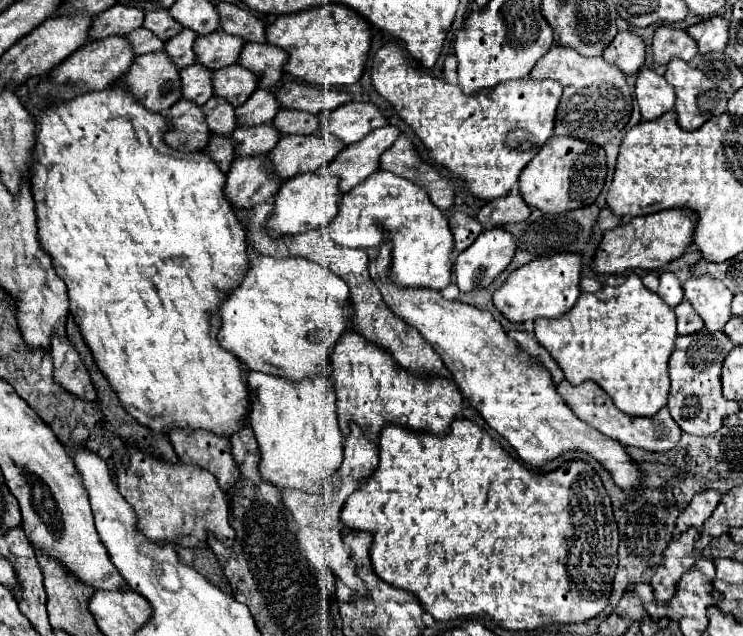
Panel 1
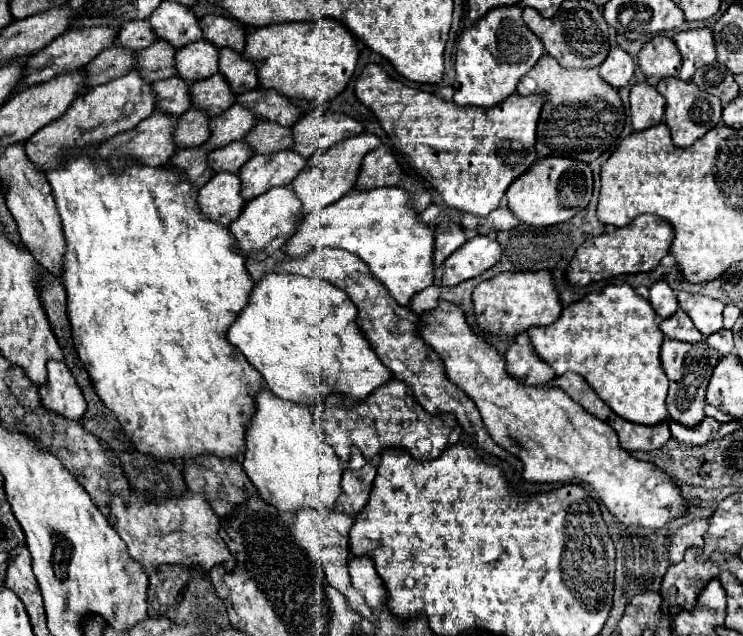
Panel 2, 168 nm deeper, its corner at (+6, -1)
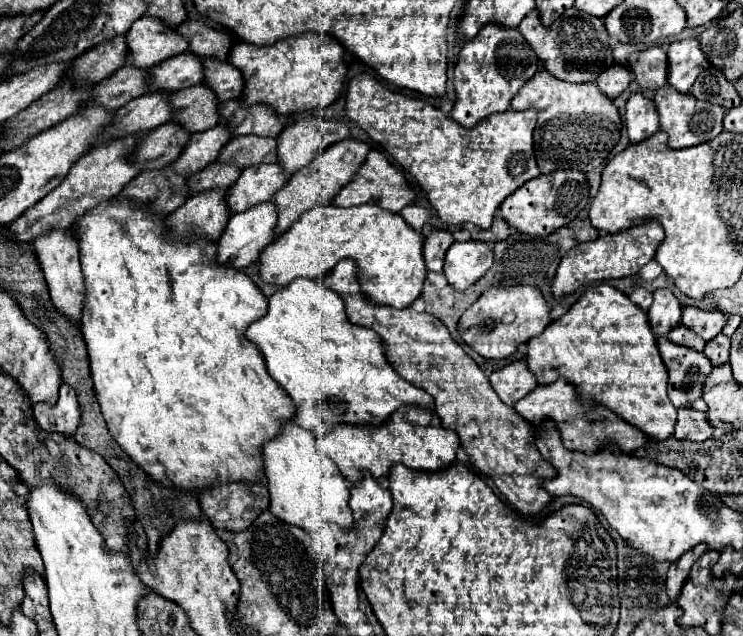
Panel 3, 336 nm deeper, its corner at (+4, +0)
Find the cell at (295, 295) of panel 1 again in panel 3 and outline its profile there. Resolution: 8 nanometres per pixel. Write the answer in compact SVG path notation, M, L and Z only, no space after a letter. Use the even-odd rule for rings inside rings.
M298 278L290 286L272 294L268 298L268 314L246 330L246 338L260 348L270 376L298 406L294 422L306 430L312 430L318 440L330 434L336 426L382 426L404 404L420 406L426 410L434 408L434 398L430 394L406 382L392 368L386 358L382 338L370 328L358 324L354 326L348 320L344 302L338 298L338 294L316 280Z

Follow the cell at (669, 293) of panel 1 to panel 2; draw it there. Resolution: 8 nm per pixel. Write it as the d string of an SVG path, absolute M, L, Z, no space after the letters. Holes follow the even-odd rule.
M660 279L650 287L650 299L648 299L654 307L654 311L666 319L668 315L674 315L674 311L678 311L678 301L676 301L676 293L670 289L670 285Z

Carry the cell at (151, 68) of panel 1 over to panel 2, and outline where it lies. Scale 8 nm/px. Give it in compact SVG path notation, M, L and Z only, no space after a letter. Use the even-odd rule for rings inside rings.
M130 69L126 75L116 77L108 83L92 87L86 95L80 95L76 103L56 121L48 127L42 127L36 135L32 135L28 143L28 155L40 163L40 169L46 171L52 167L52 159L60 155L62 149L68 147L82 147L88 143L102 143L118 133L124 133L132 127L136 127L142 119L146 119L156 109L156 95L152 91L152 85L142 77L140 89L138 89L138 75L142 75L140 69Z

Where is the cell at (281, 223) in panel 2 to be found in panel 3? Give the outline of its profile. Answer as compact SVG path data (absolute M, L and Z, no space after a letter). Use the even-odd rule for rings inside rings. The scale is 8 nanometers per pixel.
M262 202L258 208L250 208L242 214L232 214L224 228L224 234L216 242L216 246L218 246L216 262L222 266L232 266L232 268L244 268L244 266L250 266L252 262L256 262L262 248L266 248L276 236L276 232L274 232L276 218L278 216L276 216L274 202Z

